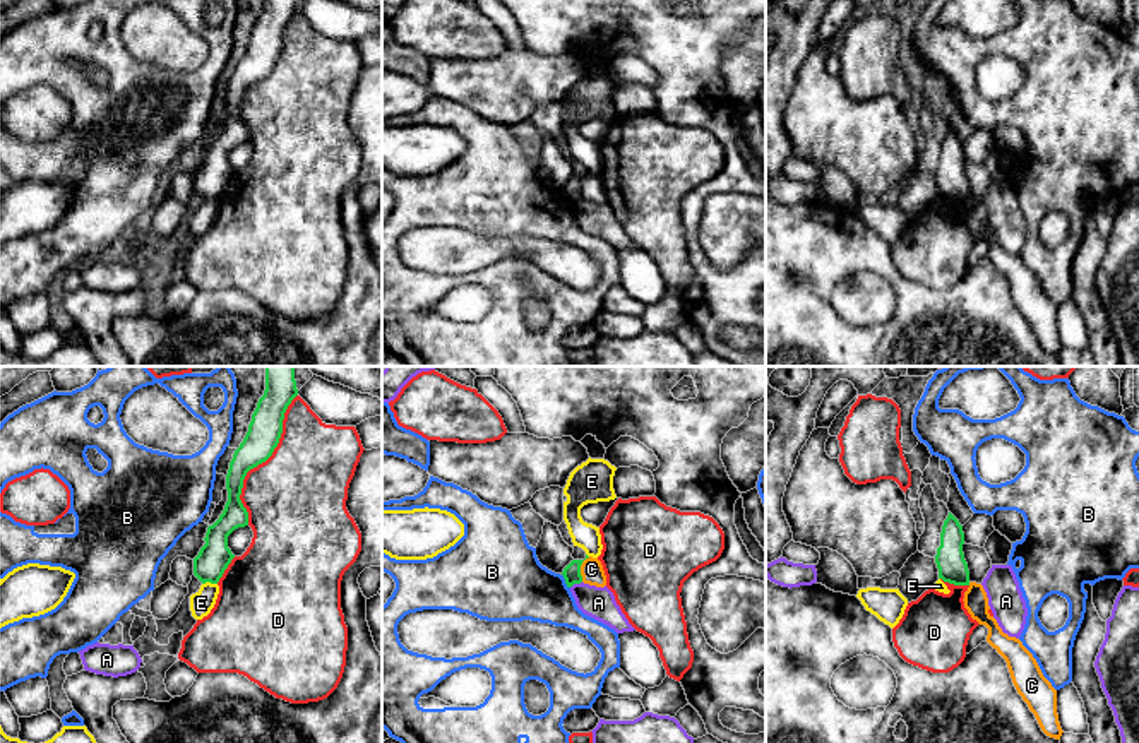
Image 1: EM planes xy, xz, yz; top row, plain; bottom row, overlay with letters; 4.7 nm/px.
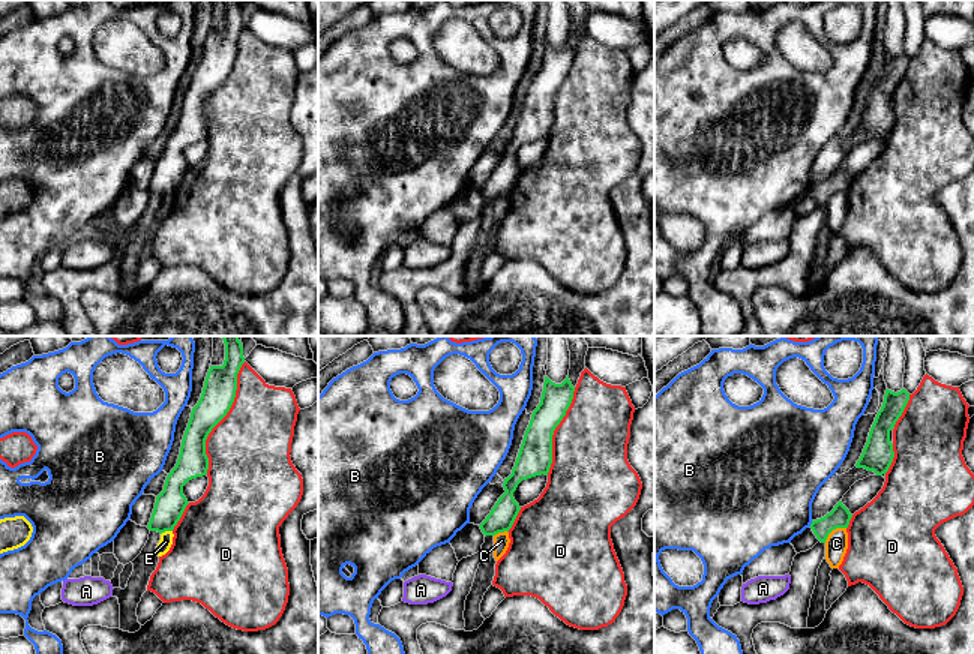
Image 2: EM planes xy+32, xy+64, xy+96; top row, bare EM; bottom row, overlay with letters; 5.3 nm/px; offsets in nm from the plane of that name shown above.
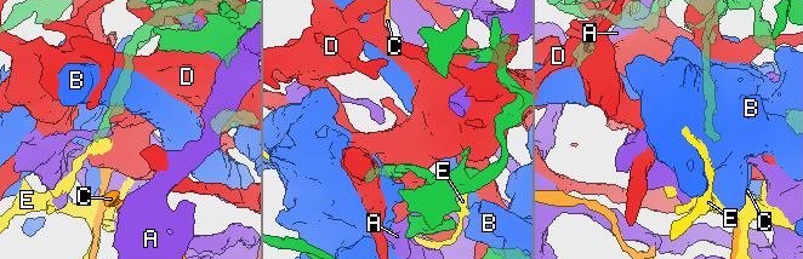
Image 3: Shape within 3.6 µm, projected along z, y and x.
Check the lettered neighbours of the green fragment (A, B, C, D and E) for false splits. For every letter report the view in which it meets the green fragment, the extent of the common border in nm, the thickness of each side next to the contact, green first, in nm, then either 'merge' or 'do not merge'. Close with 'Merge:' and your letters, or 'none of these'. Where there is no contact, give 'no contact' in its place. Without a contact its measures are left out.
A: contact in xz; length 70 nm; calibres 80 and 150 nm; do not merge
B: contact in xz; length 80 nm; calibres 80 and 340 nm; do not merge
C: contact in xz; length 130 nm; calibres 80 and 110 nm; do not merge
D: contact in xy; length 650 nm; calibres 160 and 460 nm; do not merge
E: contact in xy; length 70 nm; calibres 150 and 110 nm; do not merge
Merge: none of these

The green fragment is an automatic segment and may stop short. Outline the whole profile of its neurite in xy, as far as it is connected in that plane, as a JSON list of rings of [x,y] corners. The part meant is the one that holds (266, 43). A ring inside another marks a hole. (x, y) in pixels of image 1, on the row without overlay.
[[[265,0],[252,31],[248,48],[235,67],[226,91],[228,118],[219,135],[207,144],[206,161],[194,175],[194,192],[202,199],[218,200],[235,175],[228,164],[228,152],[248,142],[248,128],[240,111],[247,89],[265,79],[279,60],[288,22],[298,12],[296,0]]]

